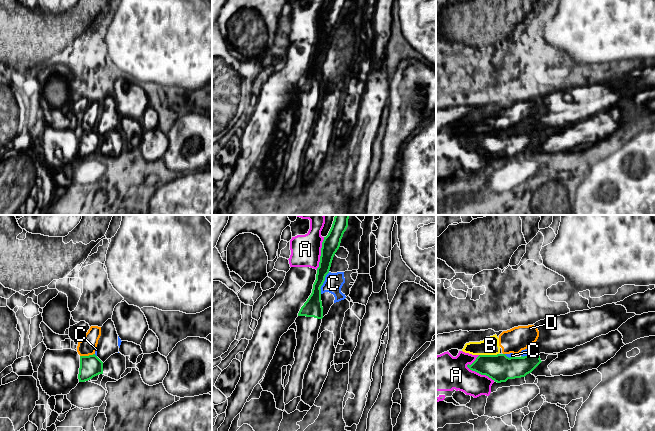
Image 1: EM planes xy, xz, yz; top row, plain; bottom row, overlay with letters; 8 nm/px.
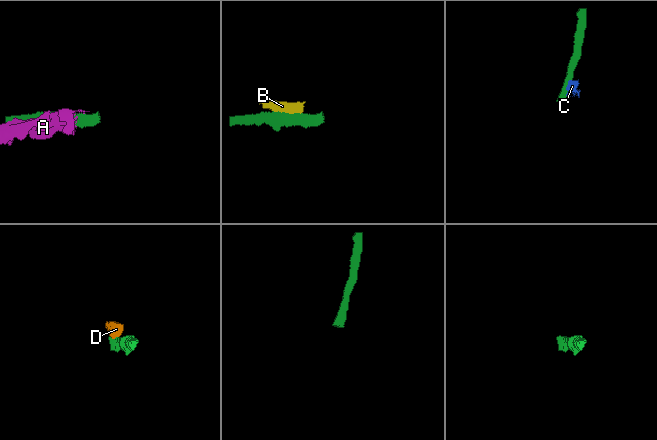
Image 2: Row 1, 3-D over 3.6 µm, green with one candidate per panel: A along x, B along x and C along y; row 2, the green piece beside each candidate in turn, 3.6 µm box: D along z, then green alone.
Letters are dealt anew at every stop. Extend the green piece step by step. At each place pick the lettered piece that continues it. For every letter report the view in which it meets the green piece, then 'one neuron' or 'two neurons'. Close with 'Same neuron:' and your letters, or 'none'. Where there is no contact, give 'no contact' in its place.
A: yz | two neurons
B: yz | two neurons
C: xz | two neurons
D: xy | two neurons
Same neuron: none

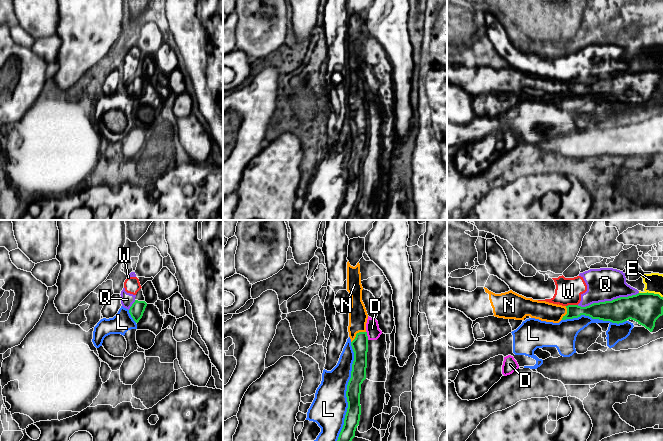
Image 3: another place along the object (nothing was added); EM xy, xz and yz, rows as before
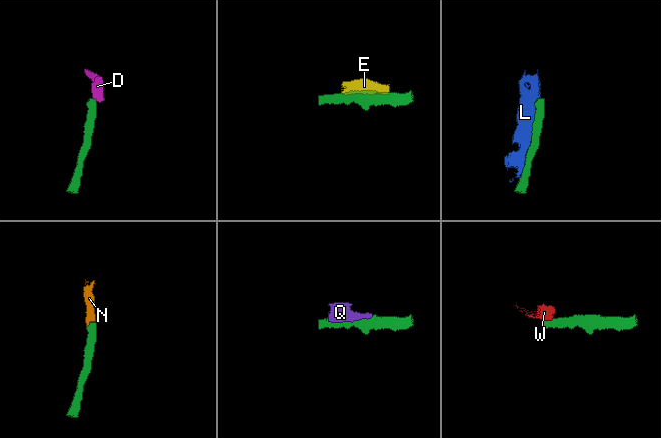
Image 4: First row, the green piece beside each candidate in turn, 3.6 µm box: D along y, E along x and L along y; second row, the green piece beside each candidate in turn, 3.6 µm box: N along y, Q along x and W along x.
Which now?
D: xz | two neurons
E: yz | two neurons
L: xz | two neurons
N: xz | one neuron
Q: yz | two neurons
W: yz | two neurons
Same neuron: N

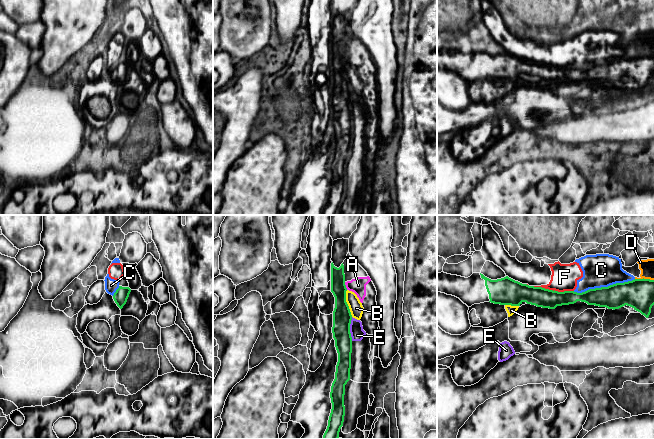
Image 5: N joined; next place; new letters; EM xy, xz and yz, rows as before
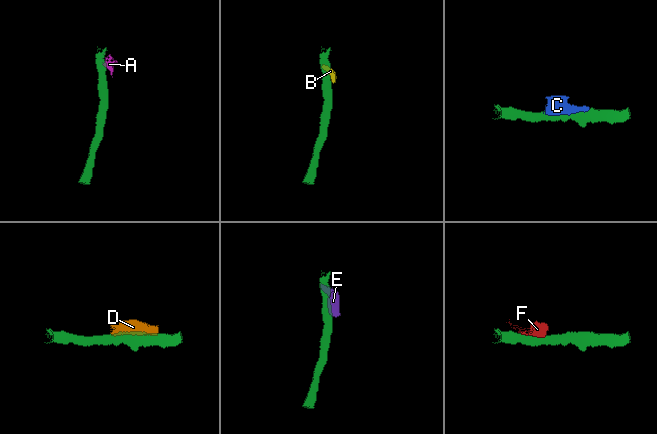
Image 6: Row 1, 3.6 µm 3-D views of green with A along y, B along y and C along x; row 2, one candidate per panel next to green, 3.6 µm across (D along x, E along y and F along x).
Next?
A: xz | two neurons
B: xz | two neurons
C: yz | two neurons
D: yz | two neurons
E: xz | two neurons
F: yz | two neurons
Same neuron: none

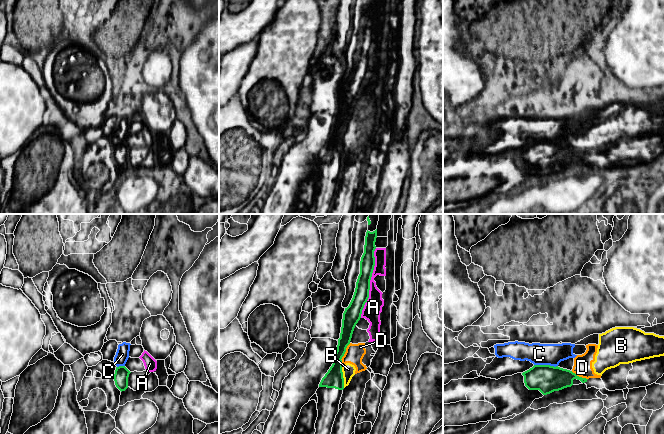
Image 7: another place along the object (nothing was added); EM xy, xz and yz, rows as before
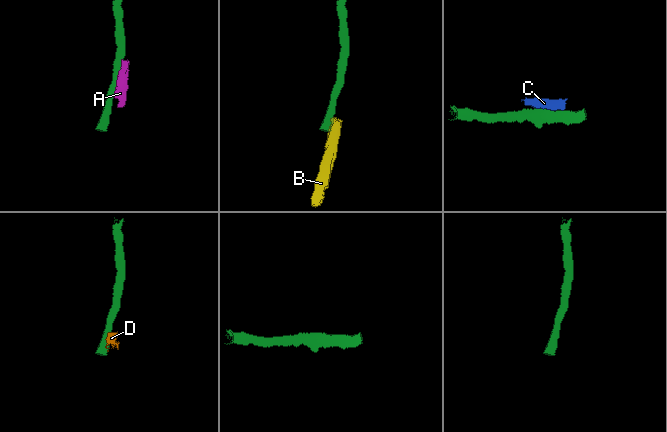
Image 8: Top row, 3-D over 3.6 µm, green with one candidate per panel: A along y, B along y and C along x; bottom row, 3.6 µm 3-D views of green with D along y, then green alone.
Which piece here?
A: xz | two neurons
B: xz | two neurons
C: yz | two neurons
D: xz | two neurons
Same neuron: none

